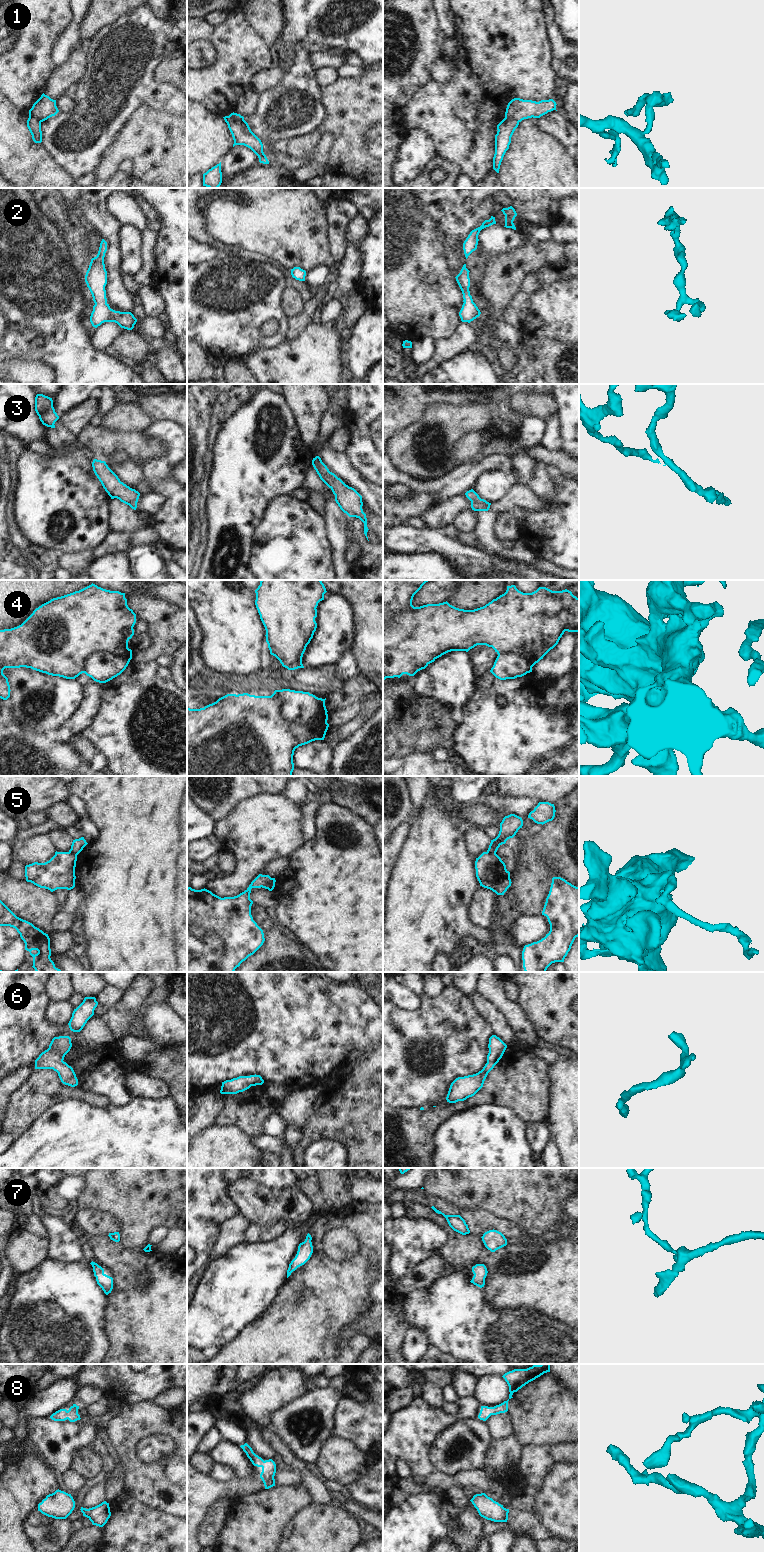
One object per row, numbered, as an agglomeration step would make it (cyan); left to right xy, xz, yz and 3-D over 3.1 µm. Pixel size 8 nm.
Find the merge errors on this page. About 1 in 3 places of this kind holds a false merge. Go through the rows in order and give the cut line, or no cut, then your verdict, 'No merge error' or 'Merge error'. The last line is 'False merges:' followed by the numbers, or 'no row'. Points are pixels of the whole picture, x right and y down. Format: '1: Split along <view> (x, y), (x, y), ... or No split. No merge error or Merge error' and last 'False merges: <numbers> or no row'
1: Split along yz (505, 117), (512, 118), (518, 122). Merge error
2: No split. No merge error
3: No split. No merge error
4: Split along xz (277, 690), (282, 715), (297, 722), (307, 722), (324, 702). Merge error
5: Split along xz (272, 878), (266, 884), (266, 888). Merge error
6: No split. No merge error
7: No split. No merge error
8: No split. No merge error
False merges: 1, 4, 5.

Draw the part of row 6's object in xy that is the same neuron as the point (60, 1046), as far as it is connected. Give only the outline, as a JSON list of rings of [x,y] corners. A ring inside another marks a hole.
[[[69,1036],[54,1037],[49,1048],[35,1060],[35,1069],[53,1069],[58,1073],[63,1084],[71,1087],[77,1086],[78,1079],[73,1068],[63,1061],[71,1047]]]

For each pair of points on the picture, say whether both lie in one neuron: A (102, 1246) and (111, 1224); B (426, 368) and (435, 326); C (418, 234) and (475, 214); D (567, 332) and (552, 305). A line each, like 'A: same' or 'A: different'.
A: different
B: different
C: different
D: same

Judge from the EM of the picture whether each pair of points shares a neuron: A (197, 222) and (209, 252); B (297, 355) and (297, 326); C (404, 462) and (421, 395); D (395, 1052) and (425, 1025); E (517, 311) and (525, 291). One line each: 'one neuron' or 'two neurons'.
A: two neurons
B: two neurons
C: two neurons
D: one neuron
E: one neuron

